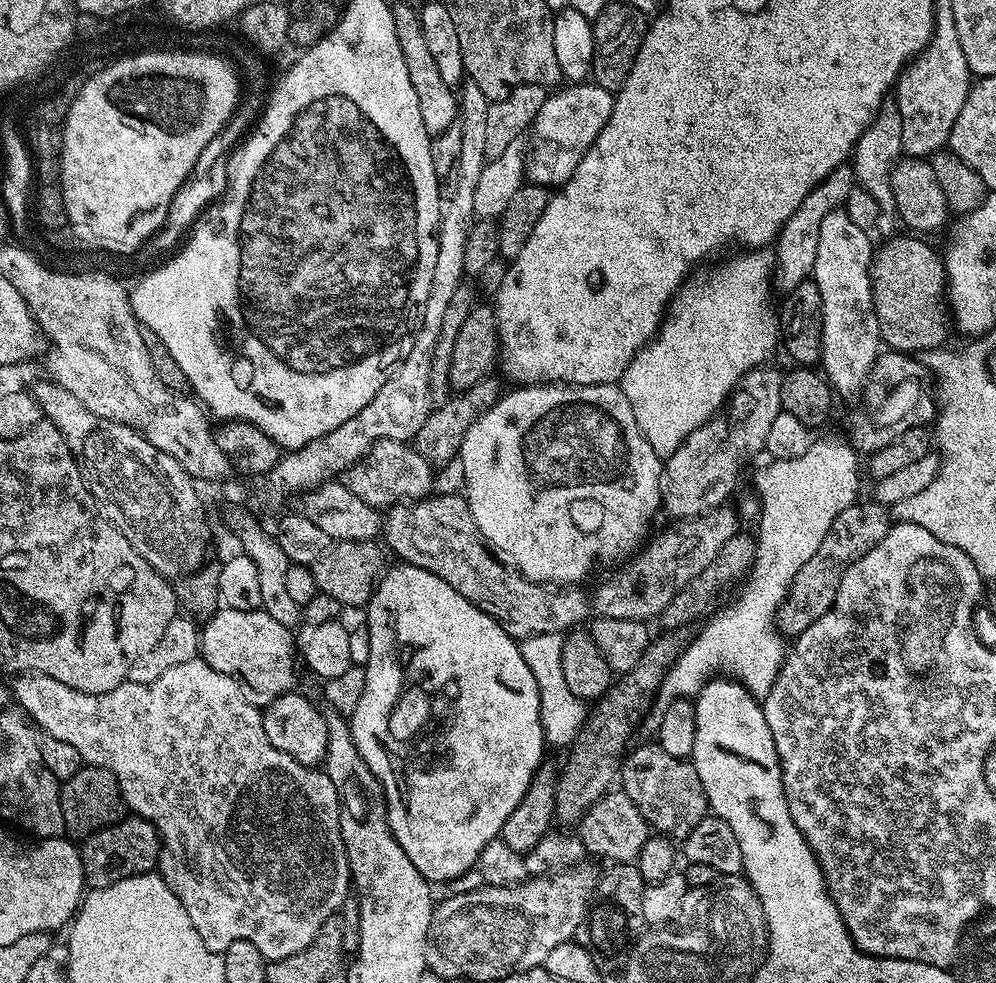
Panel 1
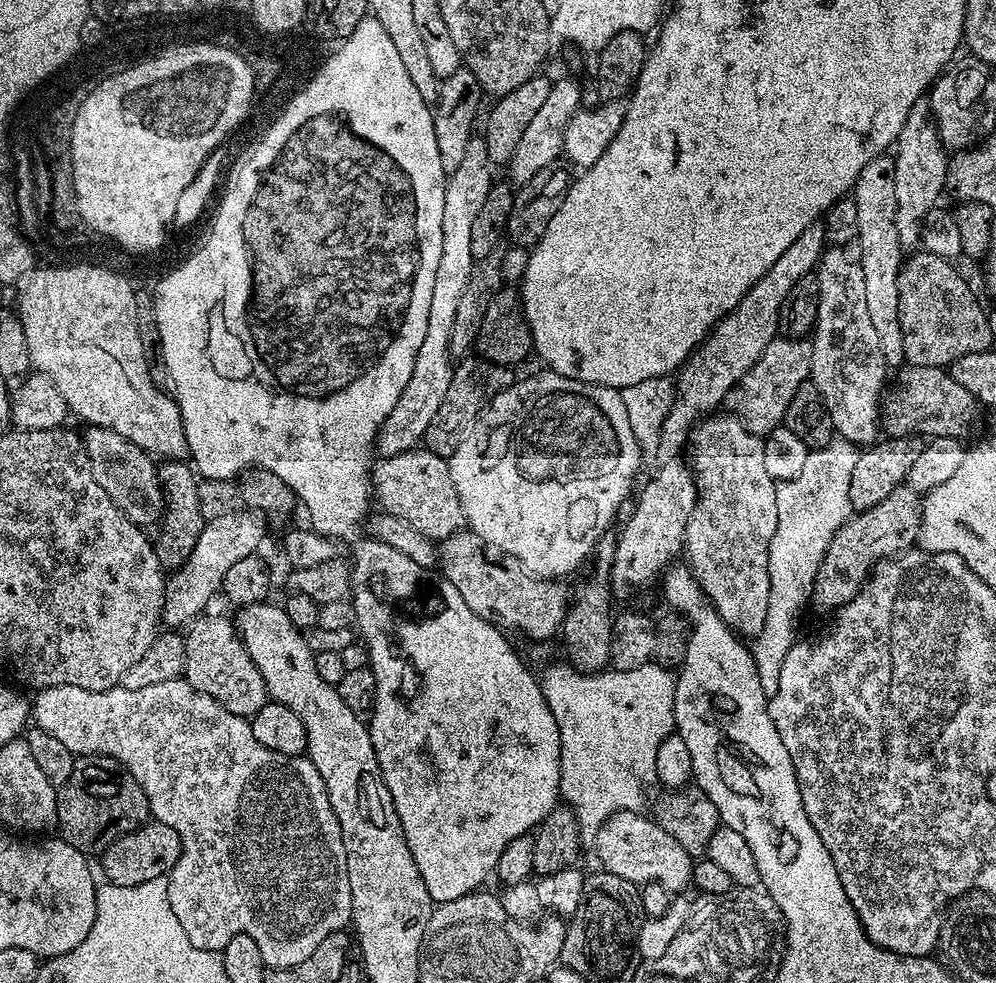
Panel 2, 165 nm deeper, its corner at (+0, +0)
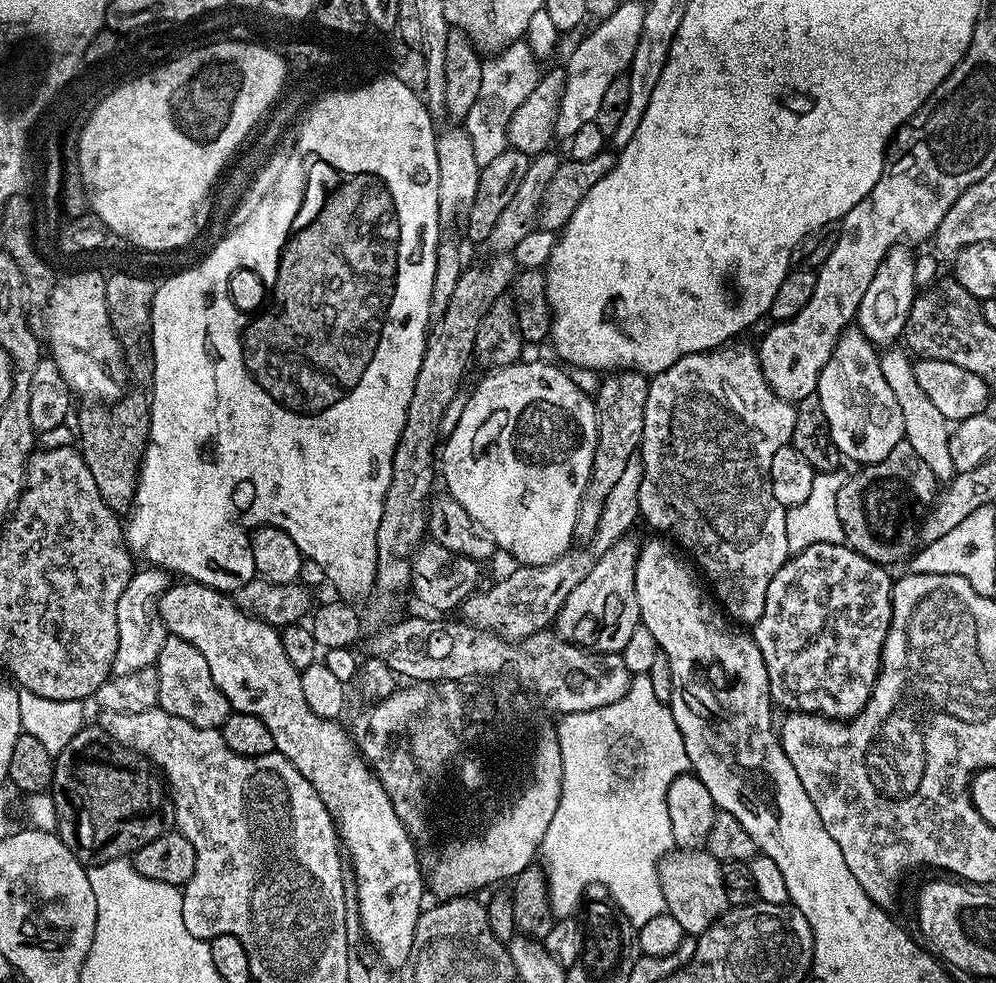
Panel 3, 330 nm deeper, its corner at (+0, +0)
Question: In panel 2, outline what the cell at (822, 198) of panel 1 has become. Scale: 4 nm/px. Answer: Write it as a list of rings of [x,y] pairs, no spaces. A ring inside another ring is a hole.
[[[823,223],[806,226],[806,230],[802,230],[802,234],[798,234],[794,243],[782,253],[782,258],[778,258],[778,262],[774,262],[774,266],[770,266],[770,270],[766,270],[766,274],[762,274],[762,278],[758,278],[754,286],[750,286],[742,302],[738,302],[729,316],[718,321],[704,343],[684,361],[678,372],[680,381],[677,379],[674,384],[672,409],[668,411],[668,417],[664,419],[660,431],[661,457],[679,457],[680,447],[683,444],[685,447],[686,433],[693,421],[701,414],[719,409],[716,407],[725,403],[728,391],[739,382],[742,374],[746,374],[746,370],[750,370],[750,366],[754,366],[754,362],[762,358],[762,350],[766,350],[766,346],[777,339],[780,331],[778,314],[782,310],[786,294],[790,294],[790,289],[794,287],[794,282],[798,282],[798,278],[809,275],[819,265],[820,257],[825,251]]]

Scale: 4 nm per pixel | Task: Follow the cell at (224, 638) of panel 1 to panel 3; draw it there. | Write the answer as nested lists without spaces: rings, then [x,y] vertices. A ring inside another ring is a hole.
[[[174,635],[165,639],[155,665],[158,678],[158,706],[164,712],[177,716],[199,728],[220,729],[230,715],[228,700],[210,678],[206,658],[191,644]]]

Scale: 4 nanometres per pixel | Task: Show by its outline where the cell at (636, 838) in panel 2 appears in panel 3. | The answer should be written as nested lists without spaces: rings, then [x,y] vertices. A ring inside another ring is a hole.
[[[673,850],[663,856],[660,859],[660,885],[665,909],[672,913],[689,937],[700,937],[730,907],[722,882],[721,861],[715,860],[707,850]]]

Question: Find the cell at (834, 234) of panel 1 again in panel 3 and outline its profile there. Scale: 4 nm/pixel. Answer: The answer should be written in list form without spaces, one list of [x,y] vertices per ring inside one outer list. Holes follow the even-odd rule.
[[[849,326],[844,329],[834,346],[834,354],[830,362],[822,368],[822,374],[816,383],[815,395],[822,402],[822,411],[826,414],[826,422],[830,426],[830,438],[834,446],[839,450],[845,461],[853,460],[856,466],[882,462],[894,446],[898,446],[904,440],[904,423],[902,422],[902,409],[890,386],[886,386],[886,378],[882,378],[882,366],[880,365],[881,353],[877,347],[862,335],[859,328]]]

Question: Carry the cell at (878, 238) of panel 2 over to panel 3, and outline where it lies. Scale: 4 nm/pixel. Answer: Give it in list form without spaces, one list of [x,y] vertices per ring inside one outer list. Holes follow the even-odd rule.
[[[900,346],[889,347],[881,355],[882,378],[886,378],[886,386],[890,386],[898,407],[902,409],[904,440],[914,450],[914,454],[918,454],[918,458],[922,458],[922,462],[930,466],[937,481],[947,482],[957,473],[954,458],[950,458],[950,422],[934,407],[934,402],[930,402],[930,398],[922,394],[922,388],[914,378],[913,361],[908,360],[909,353],[903,347],[901,348]]]

